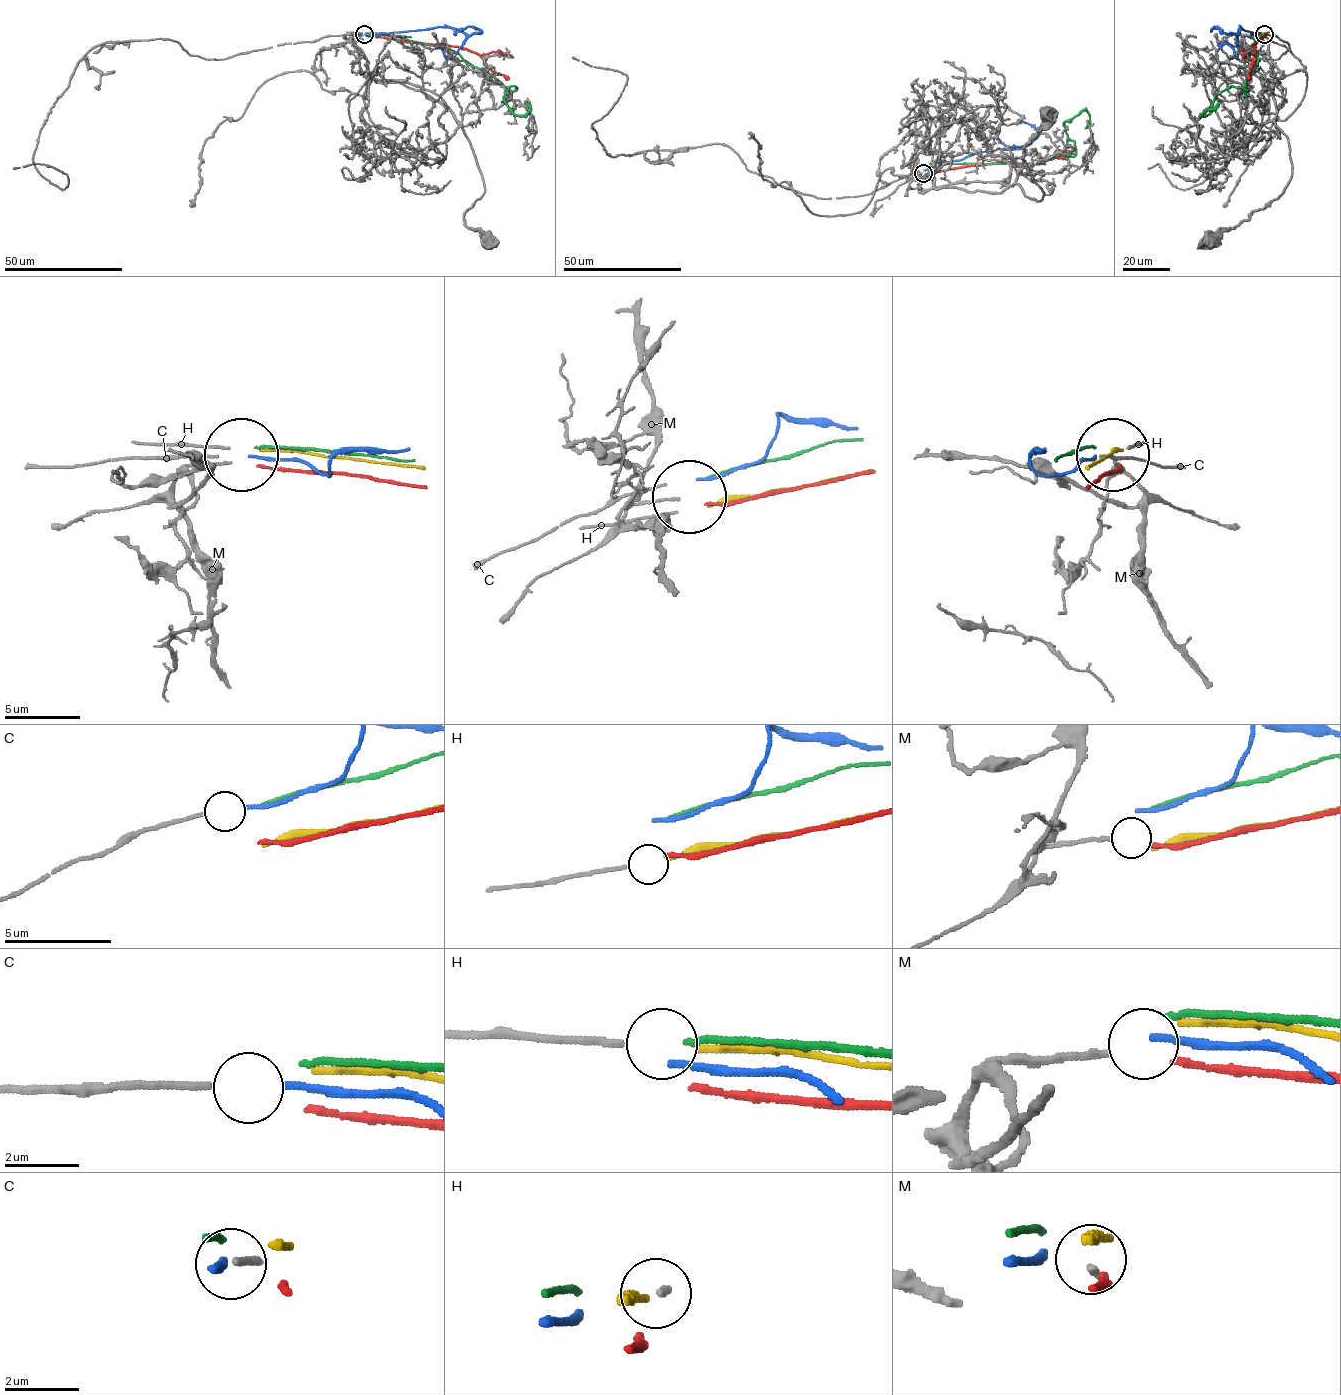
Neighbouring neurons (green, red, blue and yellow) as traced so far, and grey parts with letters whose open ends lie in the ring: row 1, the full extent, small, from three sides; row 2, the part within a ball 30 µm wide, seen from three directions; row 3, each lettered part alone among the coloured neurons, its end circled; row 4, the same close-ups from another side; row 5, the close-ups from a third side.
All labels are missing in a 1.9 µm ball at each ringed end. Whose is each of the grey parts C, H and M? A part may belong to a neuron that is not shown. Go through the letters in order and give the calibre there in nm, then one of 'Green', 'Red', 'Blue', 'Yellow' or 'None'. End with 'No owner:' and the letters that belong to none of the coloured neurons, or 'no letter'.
C: Thickness 180 nm. Blue
H: Thickness 170 nm. Yellow
M: Thickness 190 nm. None
No owner: M

